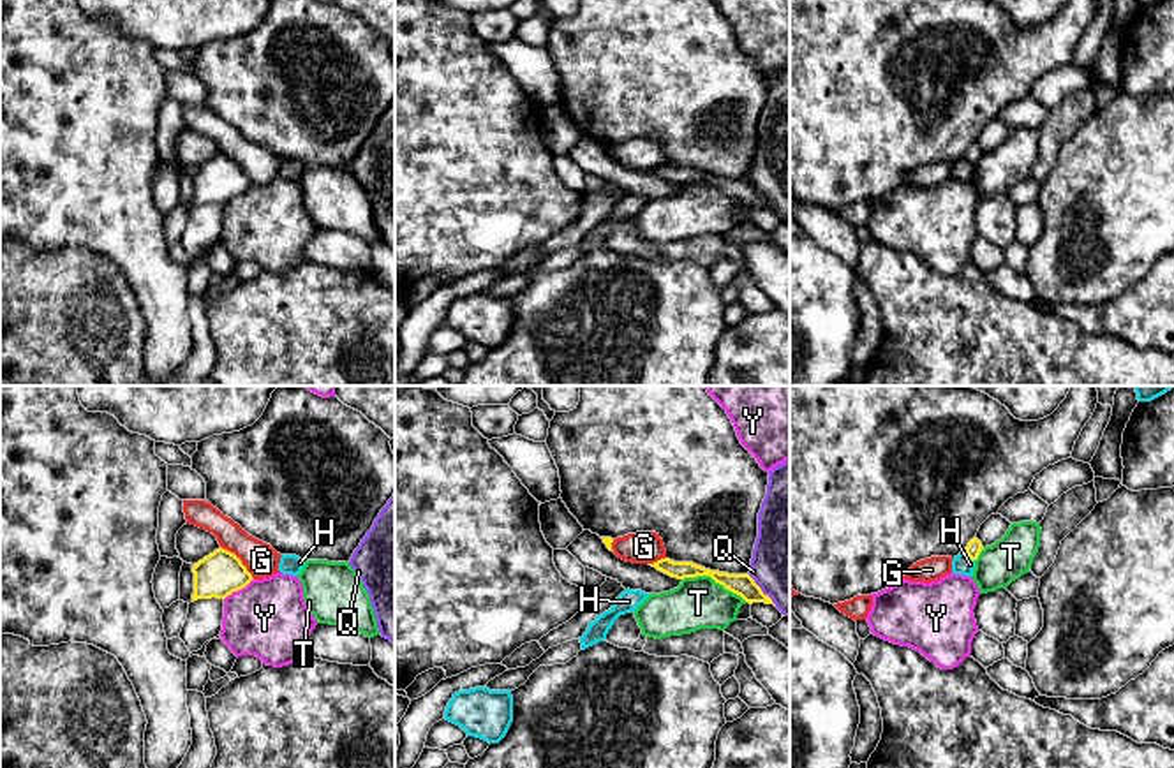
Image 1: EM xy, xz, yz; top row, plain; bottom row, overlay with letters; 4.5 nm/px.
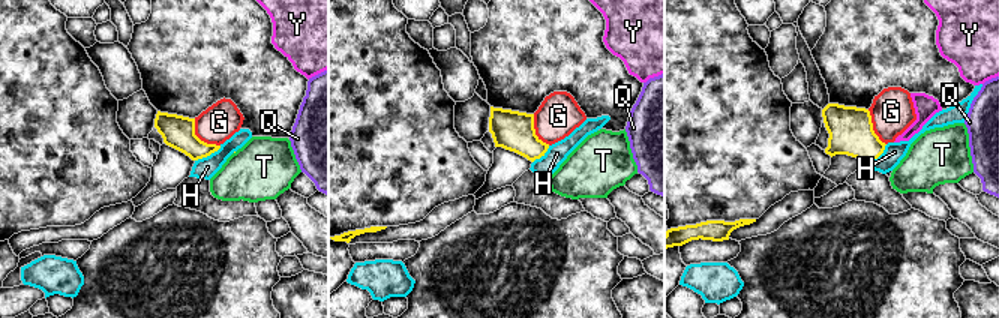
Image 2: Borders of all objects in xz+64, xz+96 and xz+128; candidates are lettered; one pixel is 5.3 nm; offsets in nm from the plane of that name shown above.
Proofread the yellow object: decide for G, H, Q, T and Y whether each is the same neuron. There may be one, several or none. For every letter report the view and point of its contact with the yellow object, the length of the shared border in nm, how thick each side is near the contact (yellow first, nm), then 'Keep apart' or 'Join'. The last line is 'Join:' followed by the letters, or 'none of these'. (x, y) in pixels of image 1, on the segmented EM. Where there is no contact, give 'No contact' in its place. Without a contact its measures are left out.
G: Touches yellow at xy (240, 561). Shared border 220 nm. Thickness 200 nm (yellow) against 160 nm. Keep apart
H: Touches yellow at yz (970, 557). Shared border 60 nm. Thickness 70 nm (yellow) against 90 nm. Keep apart
Q: Touches yellow at xz (760, 590). Shared border 190 nm. Thickness 100 nm (yellow) against 340 nm. Keep apart
T: Touches yellow at xz (714, 580). Shared border 320 nm. Thickness 100 nm (yellow) against 240 nm. Keep apart
Y: Touches yellow at xy (238, 589). Shared border 170 nm. Thickness 200 nm (yellow) against 360 nm. Keep apart
Join: none of these

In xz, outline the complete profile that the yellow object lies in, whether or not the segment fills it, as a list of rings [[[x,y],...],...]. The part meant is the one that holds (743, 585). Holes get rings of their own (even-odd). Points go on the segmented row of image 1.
[[[661,558],[649,565],[677,580],[710,576],[716,583],[740,595],[749,604],[753,602],[774,604],[772,599],[762,592],[762,588],[754,583],[754,580],[749,574],[728,574],[705,569],[693,562],[673,562],[670,558]]]

